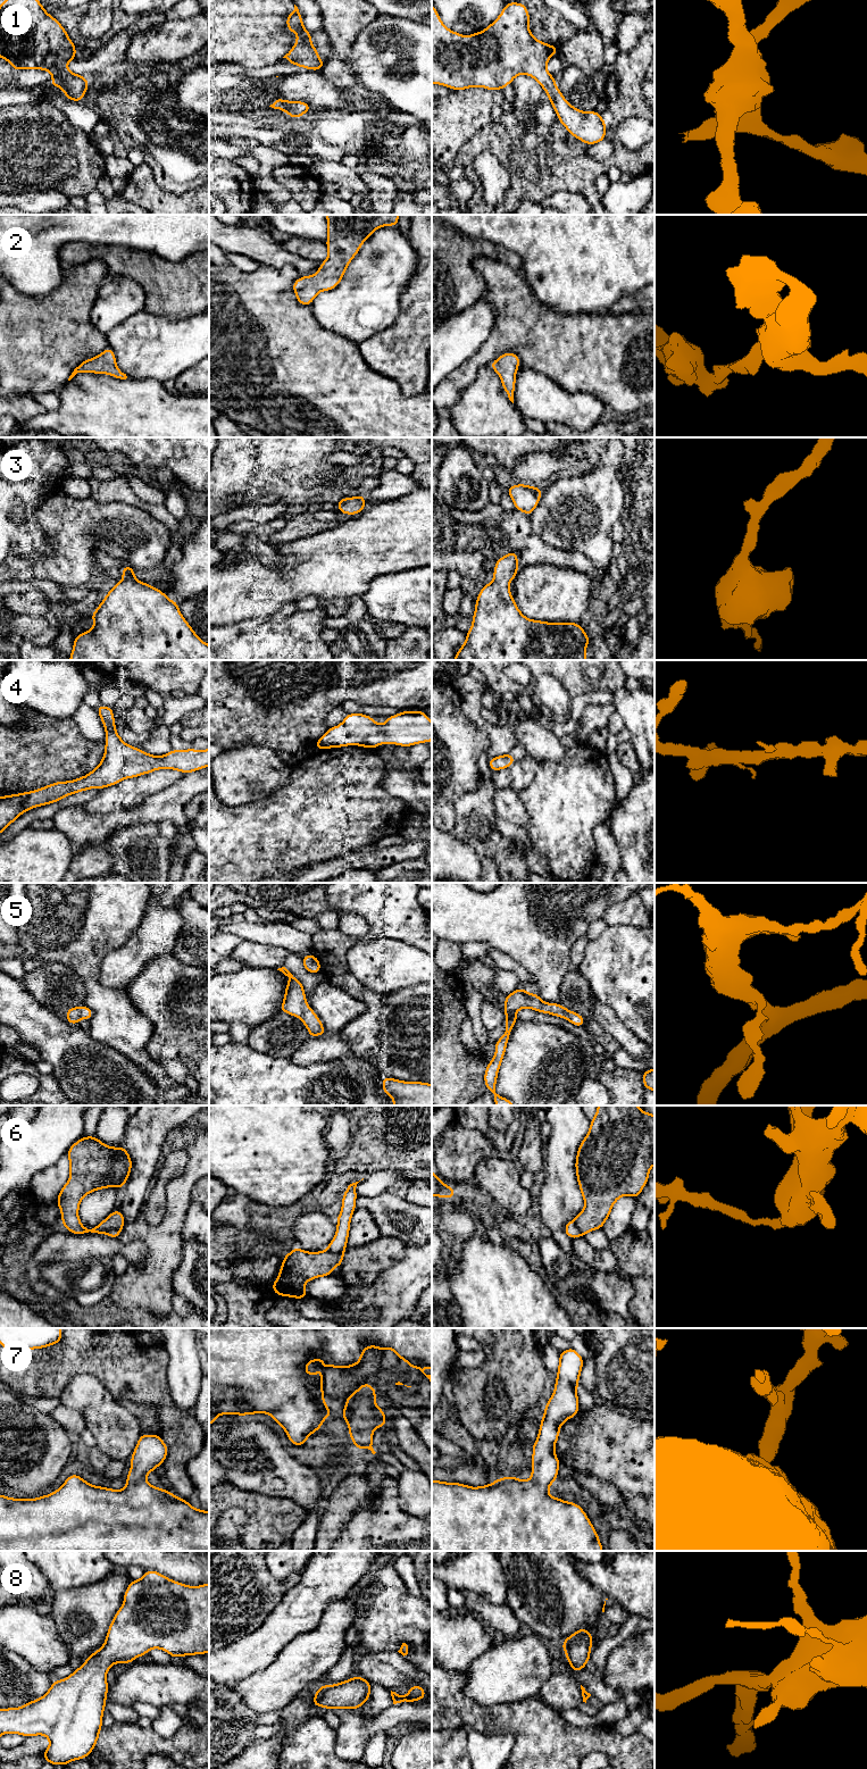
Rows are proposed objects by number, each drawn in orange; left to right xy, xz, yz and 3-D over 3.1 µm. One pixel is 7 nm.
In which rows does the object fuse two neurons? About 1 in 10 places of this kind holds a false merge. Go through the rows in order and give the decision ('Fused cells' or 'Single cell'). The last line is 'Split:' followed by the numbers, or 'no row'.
1: Single cell
2: Single cell
3: Single cell
4: Single cell
5: Single cell
6: Fused cells
7: Single cell
8: Single cell
Split: 6

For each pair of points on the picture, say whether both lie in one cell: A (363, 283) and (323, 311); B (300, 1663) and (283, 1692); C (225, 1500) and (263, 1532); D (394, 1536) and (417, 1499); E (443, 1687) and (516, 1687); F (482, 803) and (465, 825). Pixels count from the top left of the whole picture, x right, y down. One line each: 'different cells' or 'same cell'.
A: same cell
B: same cell
C: same cell
D: different cells
E: different cells
F: same cell

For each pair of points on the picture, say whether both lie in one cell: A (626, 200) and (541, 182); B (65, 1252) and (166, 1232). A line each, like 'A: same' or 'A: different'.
A: different
B: different

